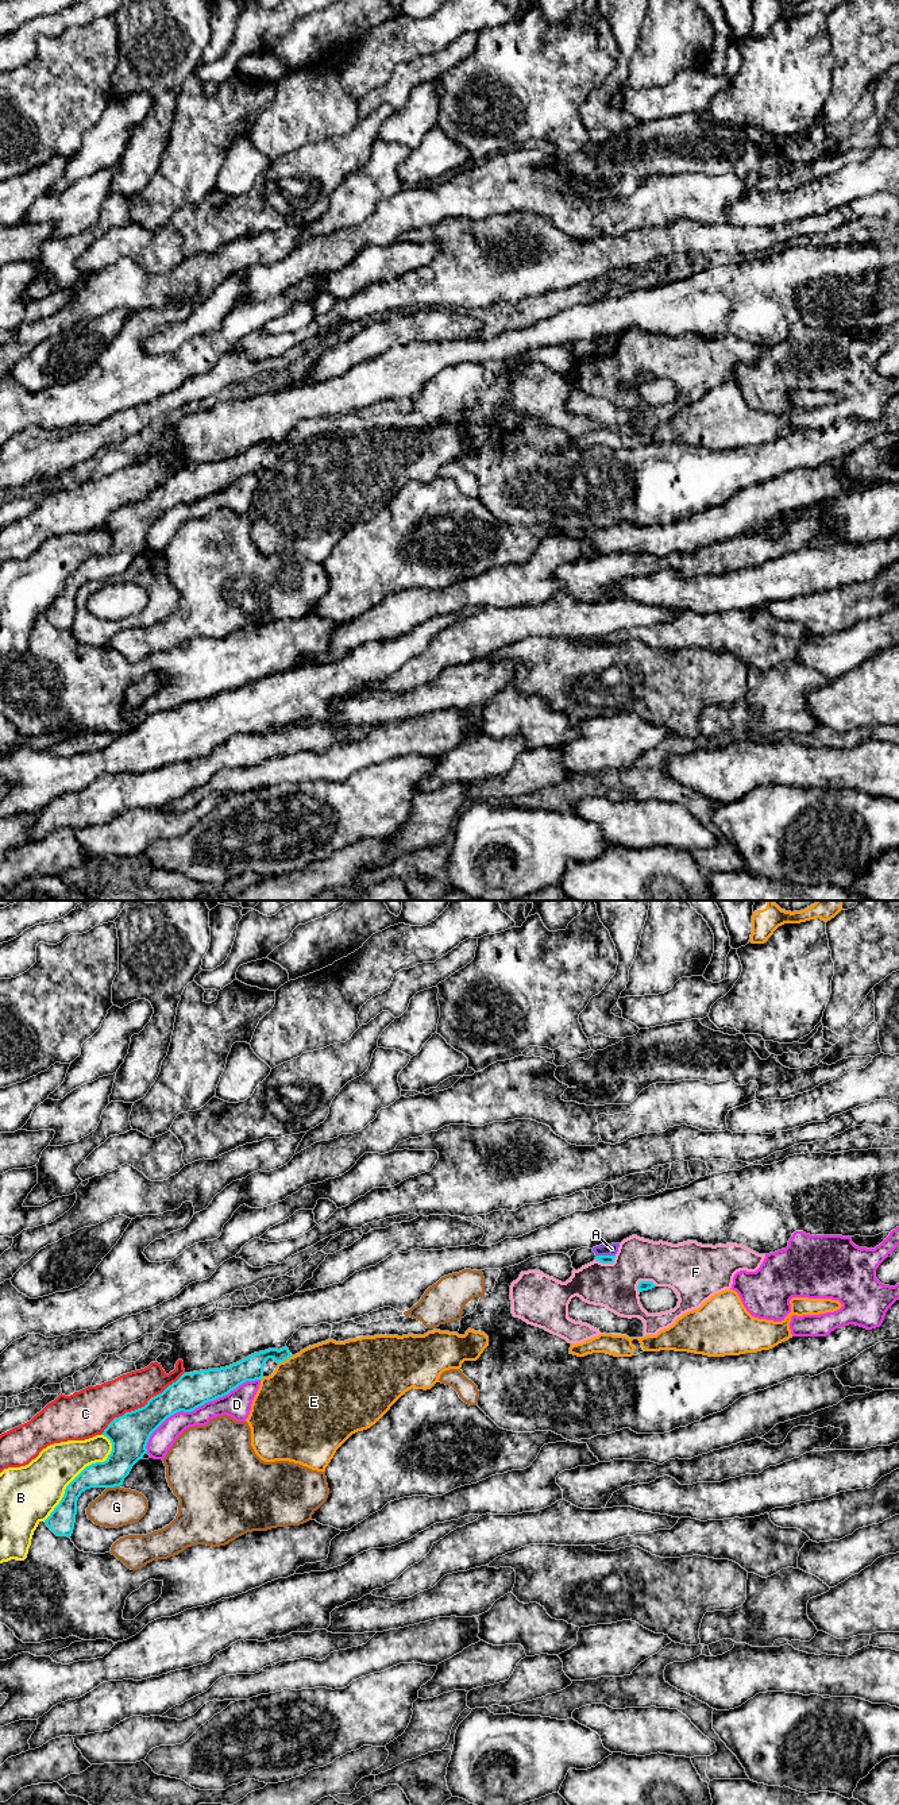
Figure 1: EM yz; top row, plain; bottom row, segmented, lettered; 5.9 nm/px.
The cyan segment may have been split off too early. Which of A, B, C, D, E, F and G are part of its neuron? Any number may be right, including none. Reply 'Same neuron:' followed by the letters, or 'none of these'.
Same neuron: none of these

